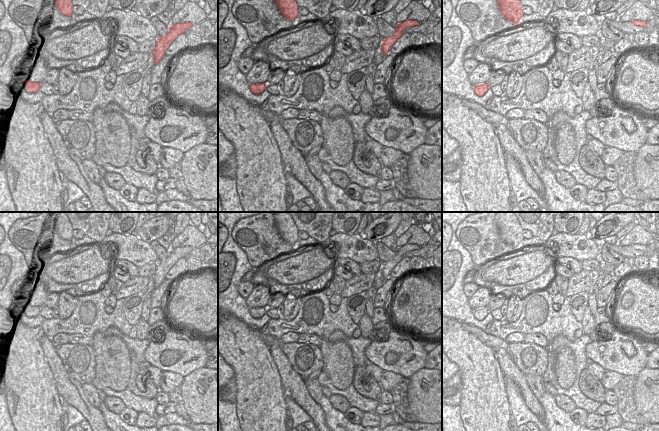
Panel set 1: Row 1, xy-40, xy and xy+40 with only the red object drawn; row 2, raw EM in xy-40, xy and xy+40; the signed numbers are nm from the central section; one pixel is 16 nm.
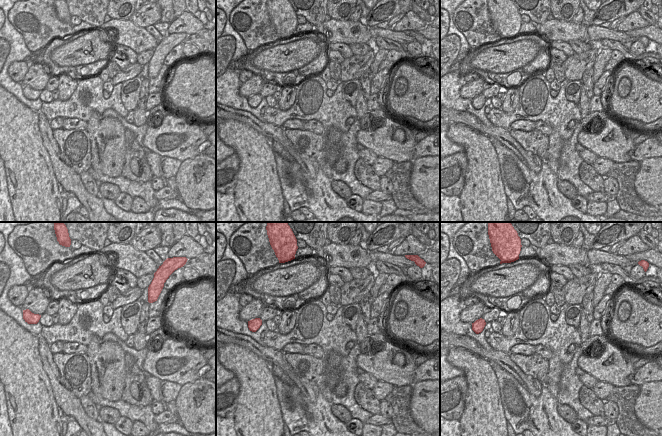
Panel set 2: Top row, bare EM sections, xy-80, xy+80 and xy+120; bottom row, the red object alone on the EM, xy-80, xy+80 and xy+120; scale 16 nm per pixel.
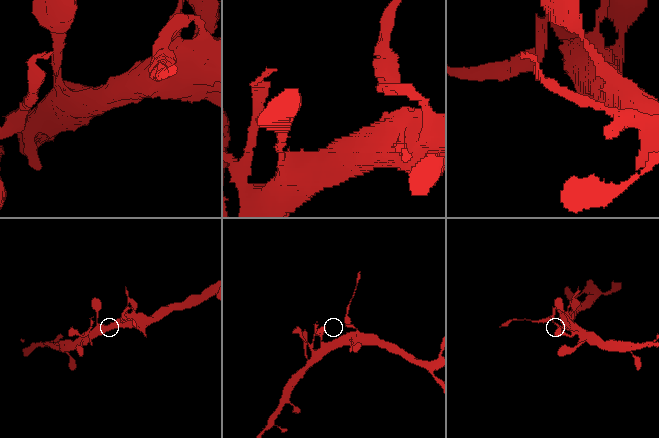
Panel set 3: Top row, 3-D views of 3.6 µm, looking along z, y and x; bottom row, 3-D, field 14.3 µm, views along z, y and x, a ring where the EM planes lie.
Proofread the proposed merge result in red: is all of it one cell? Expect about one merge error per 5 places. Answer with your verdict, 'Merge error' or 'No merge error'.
Merge error.

